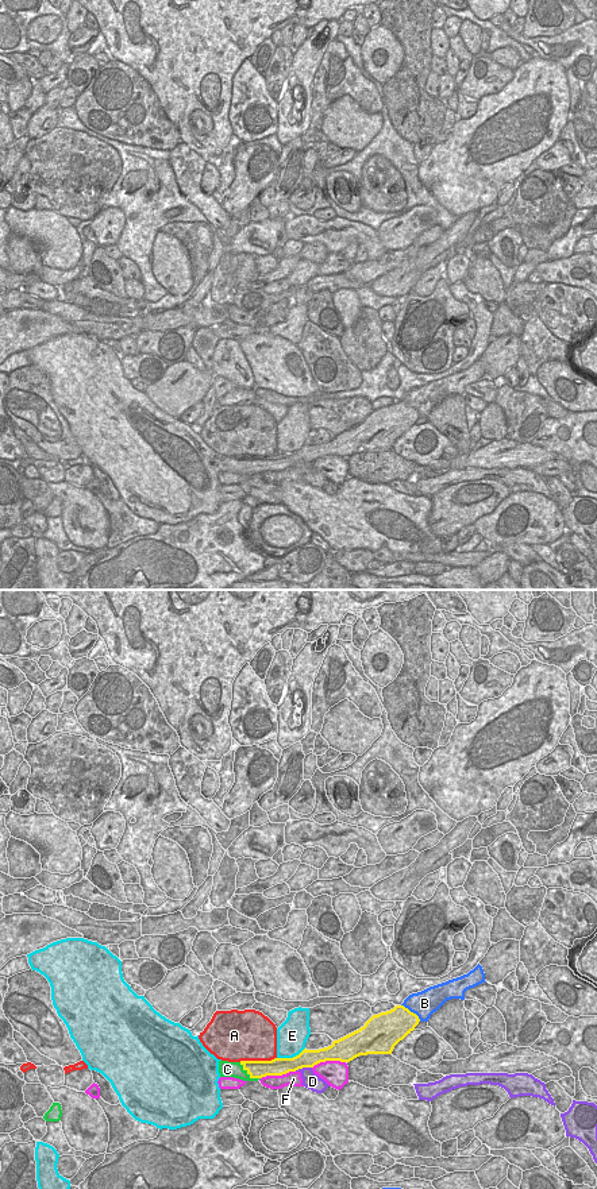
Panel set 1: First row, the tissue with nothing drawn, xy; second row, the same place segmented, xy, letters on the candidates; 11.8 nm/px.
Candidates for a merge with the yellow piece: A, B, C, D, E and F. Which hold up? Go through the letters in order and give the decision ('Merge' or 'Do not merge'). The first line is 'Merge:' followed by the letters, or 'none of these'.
Merge: C
A: Do not merge
B: Do not merge
C: Merge
D: Do not merge
E: Do not merge
F: Do not merge.

